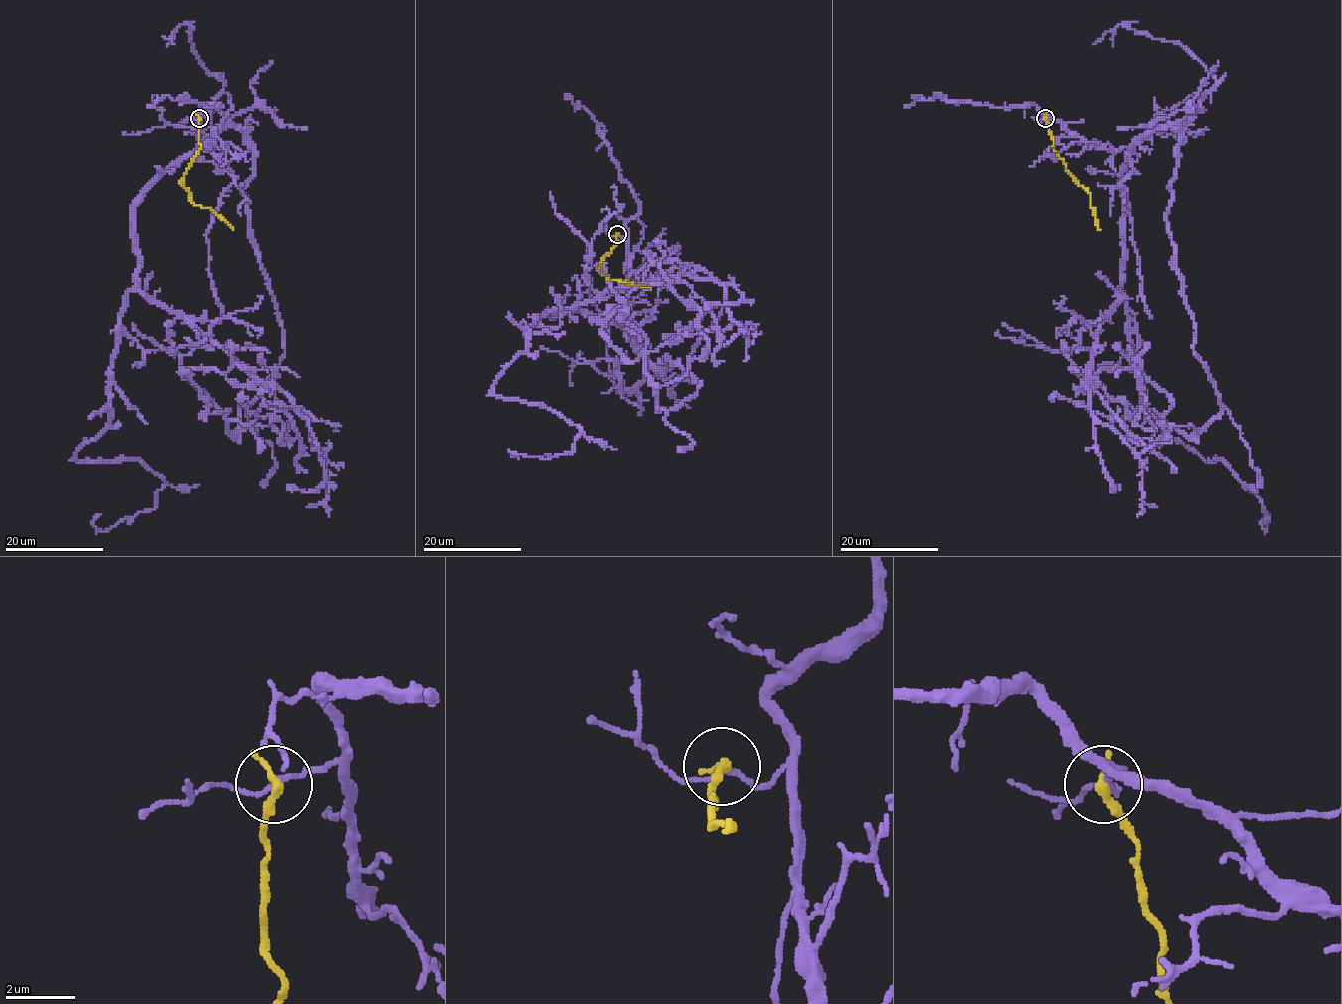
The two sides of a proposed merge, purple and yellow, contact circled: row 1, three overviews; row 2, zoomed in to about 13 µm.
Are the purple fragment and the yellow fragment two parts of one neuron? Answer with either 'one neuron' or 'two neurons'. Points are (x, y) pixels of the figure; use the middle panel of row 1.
two neurons

